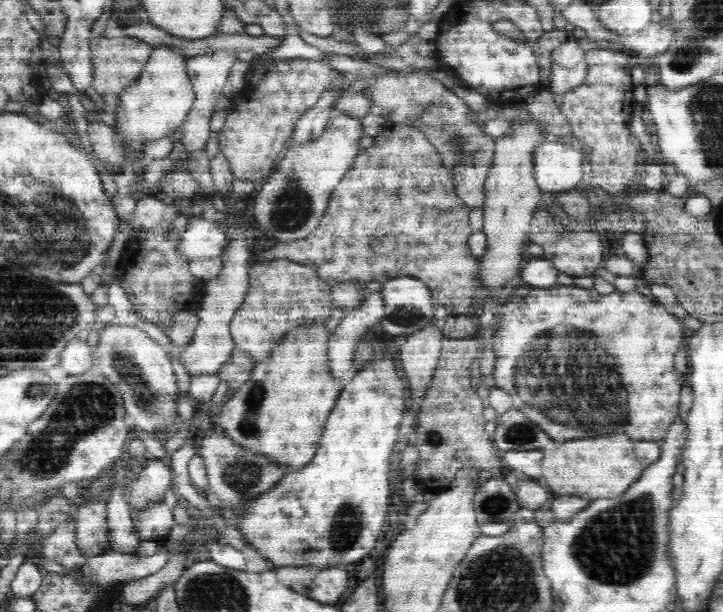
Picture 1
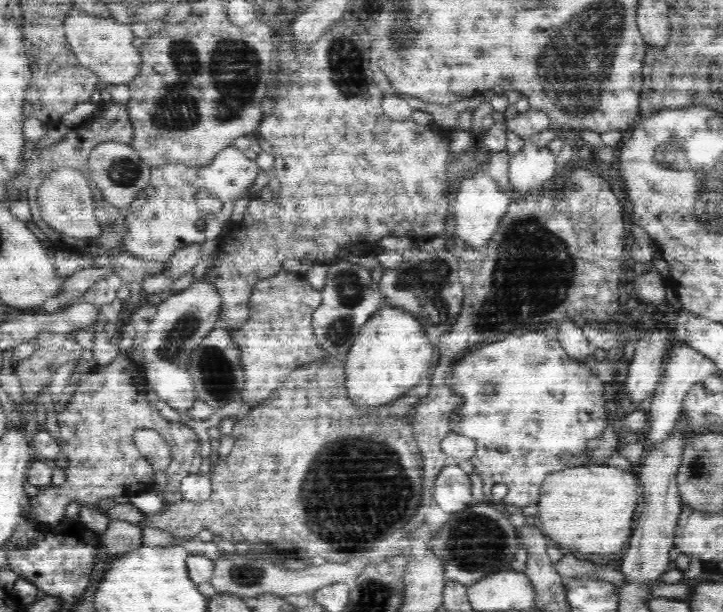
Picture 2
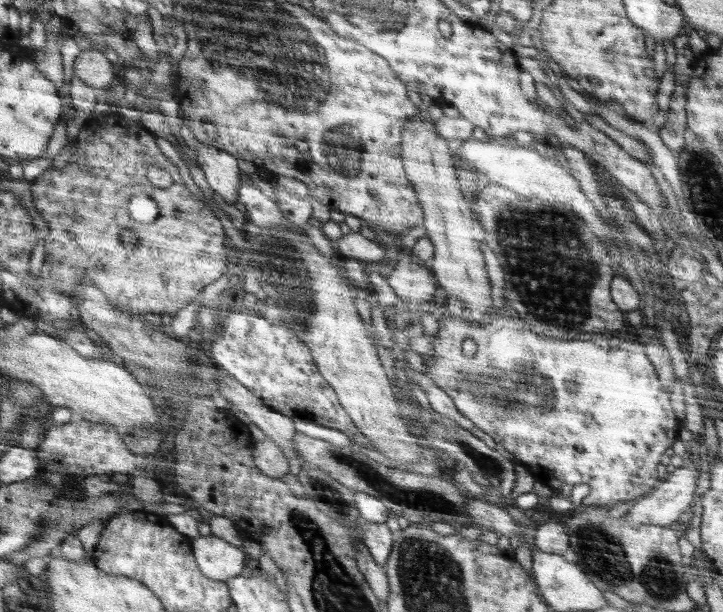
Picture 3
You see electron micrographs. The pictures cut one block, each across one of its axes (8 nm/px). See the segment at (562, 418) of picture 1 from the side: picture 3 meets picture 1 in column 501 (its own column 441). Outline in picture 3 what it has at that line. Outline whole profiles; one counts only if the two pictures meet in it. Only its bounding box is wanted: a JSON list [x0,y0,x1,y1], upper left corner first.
[424,303,680,508]

